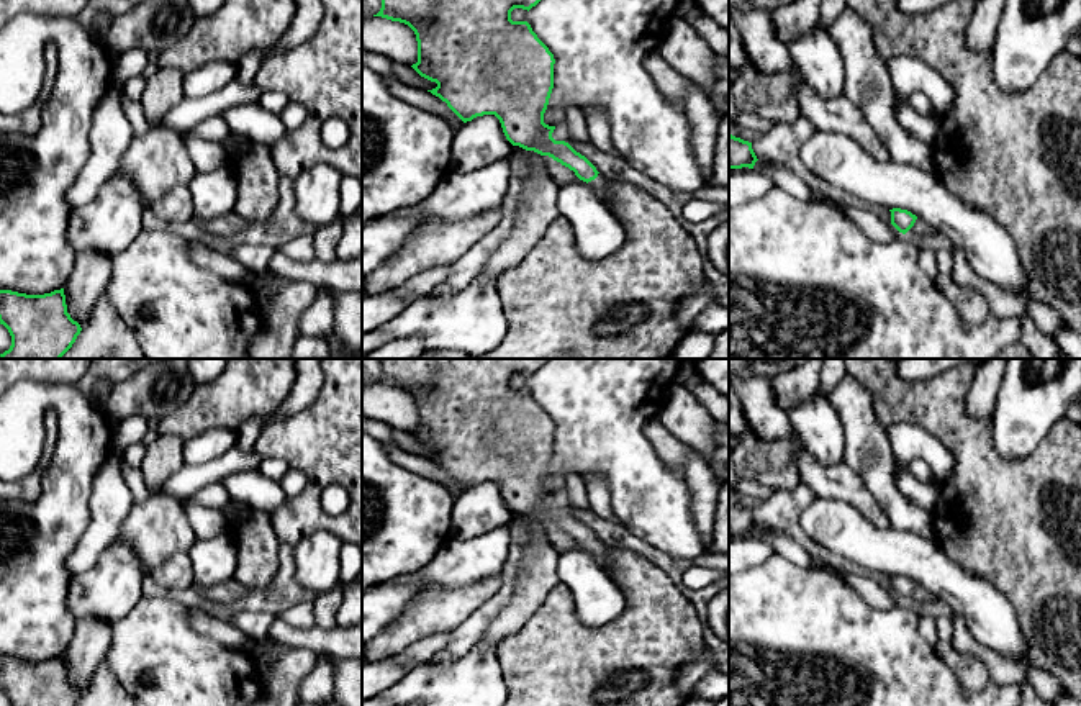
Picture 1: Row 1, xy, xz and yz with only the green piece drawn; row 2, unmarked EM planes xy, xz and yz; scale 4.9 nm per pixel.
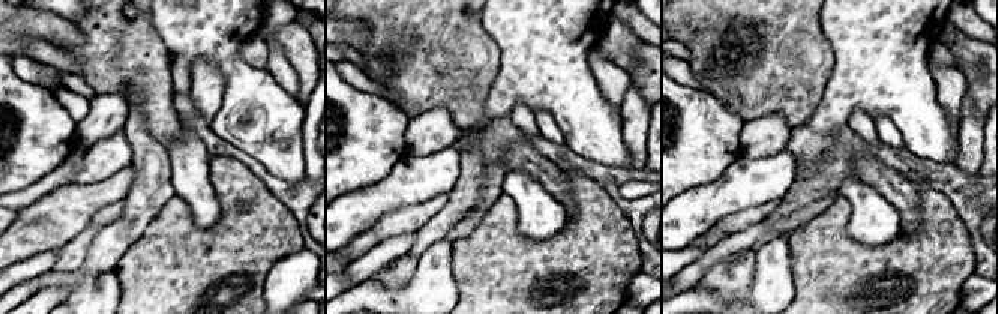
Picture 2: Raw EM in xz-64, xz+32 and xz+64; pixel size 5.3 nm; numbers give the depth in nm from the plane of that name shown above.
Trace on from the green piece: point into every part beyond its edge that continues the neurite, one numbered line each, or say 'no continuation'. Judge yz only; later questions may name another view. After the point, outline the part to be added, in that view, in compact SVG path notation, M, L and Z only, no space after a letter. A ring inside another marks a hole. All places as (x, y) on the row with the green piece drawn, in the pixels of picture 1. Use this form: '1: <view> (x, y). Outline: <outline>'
1: yz (921, 228). Outline: M917 218L914 226L906 233L907 236L925 236L937 233L930 224L927 224L924 219Z

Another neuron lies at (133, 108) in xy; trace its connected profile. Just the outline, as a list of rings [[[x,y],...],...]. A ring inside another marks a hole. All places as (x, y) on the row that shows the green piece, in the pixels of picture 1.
[[[113,77],[113,90],[120,93],[120,100],[123,105],[123,111],[131,124],[133,136],[142,136],[146,134],[151,126],[146,121],[144,108],[141,100],[131,100],[124,93],[124,85],[118,85]]]

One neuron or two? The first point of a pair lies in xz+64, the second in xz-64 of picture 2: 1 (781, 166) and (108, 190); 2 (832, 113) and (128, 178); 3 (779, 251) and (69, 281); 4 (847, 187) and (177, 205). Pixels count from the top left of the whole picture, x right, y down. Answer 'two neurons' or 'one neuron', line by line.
1: two neurons
2: two neurons
3: one neuron
4: two neurons

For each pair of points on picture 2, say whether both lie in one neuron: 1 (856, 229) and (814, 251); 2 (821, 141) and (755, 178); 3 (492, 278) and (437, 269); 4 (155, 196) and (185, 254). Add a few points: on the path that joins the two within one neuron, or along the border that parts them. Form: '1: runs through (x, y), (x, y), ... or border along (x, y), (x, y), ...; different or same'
1: border along (845, 199), (851, 206), (847, 235), (881, 245); different
2: border along (785, 149), (793, 156), (797, 176); different
3: border along (450, 244), (450, 266), (459, 298); different
4: border along (174, 194), (140, 236); different

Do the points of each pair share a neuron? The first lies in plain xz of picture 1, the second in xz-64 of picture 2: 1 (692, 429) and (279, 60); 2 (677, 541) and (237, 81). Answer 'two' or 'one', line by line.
1: two
2: one

